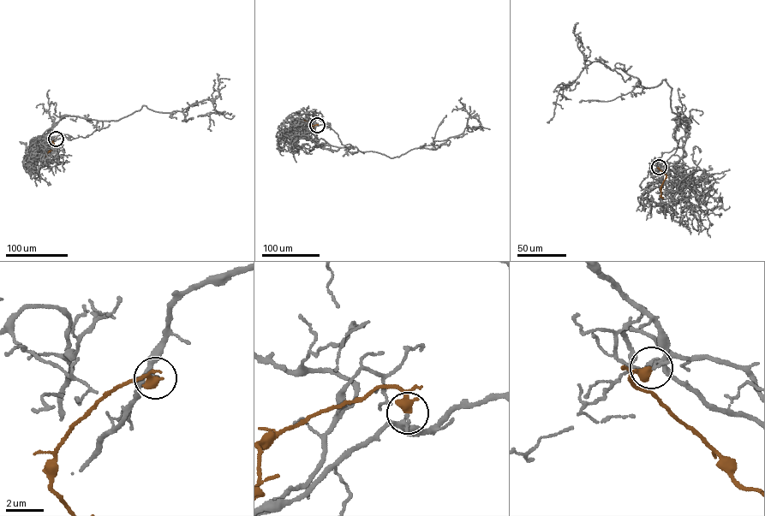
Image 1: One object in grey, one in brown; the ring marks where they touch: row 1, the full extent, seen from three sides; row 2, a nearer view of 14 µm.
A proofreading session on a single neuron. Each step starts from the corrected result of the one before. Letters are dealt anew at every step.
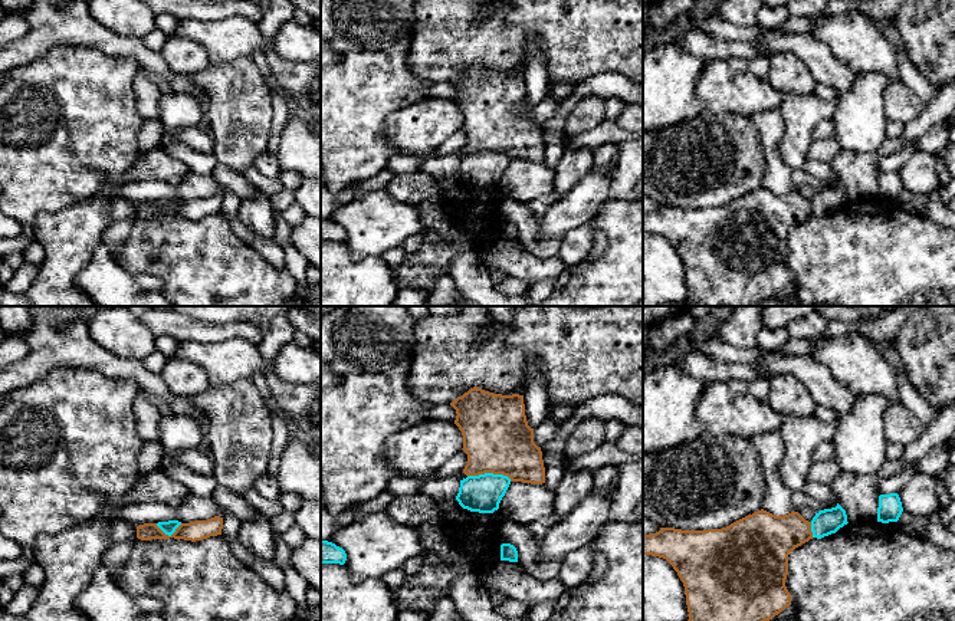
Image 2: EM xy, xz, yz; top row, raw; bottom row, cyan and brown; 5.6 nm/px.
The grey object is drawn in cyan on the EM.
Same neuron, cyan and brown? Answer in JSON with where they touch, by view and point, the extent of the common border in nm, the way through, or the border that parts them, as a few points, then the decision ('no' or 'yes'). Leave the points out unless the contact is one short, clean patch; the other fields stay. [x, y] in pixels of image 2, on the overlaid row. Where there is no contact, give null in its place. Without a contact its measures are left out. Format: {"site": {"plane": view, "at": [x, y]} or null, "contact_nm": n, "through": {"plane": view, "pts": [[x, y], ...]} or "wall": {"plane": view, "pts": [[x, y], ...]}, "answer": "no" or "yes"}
{"site": {"plane": "xz", "at": [489, 473]}, "contact_nm": 260, "wall": {"plane": "xz", "pts": [[468, 475], [502, 473], [511, 480]]}, "answer": "no"}

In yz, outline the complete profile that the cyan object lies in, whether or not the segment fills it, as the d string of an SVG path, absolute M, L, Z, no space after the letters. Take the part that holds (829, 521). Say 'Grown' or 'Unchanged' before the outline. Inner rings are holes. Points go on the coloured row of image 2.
Unchanged. M837 503L836 507L824 509L815 513L811 520L813 538L821 539L836 533L840 528L847 525L846 510Z

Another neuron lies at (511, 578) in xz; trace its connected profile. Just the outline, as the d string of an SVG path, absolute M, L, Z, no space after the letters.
M501 561L482 566L478 572L479 584L488 591L501 591L515 601L535 607L557 601L567 586L552 578L538 581L531 576L519 562Z

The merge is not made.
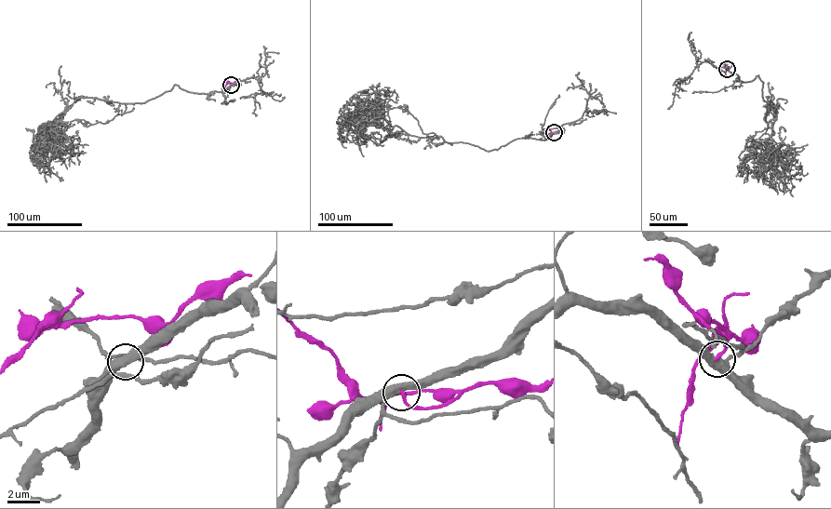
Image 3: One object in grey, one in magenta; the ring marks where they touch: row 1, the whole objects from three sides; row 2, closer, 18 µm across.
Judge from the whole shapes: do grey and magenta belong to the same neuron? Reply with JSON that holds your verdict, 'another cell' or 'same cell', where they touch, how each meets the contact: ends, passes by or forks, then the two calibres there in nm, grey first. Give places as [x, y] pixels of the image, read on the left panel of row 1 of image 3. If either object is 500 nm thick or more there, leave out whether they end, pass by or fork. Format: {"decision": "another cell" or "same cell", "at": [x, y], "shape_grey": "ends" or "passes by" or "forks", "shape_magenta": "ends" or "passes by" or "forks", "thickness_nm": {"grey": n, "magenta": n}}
{"decision": "another cell", "at": [231, 85], "shape_grey": "forks", "shape_magenta": "ends", "thickness_nm": {"grey": 420, "magenta": 200}}

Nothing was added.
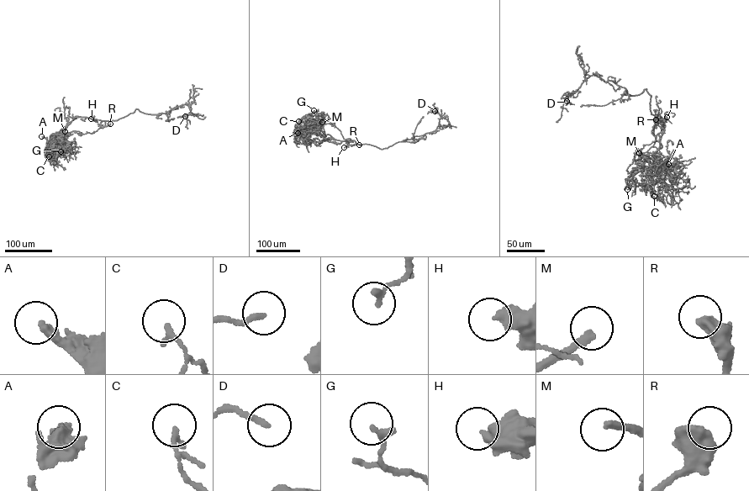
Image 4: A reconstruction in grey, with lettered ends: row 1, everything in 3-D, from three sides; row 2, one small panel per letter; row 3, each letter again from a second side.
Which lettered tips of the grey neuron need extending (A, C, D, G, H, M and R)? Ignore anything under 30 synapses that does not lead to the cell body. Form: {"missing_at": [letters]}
{"missing_at": ["A", "M"]}

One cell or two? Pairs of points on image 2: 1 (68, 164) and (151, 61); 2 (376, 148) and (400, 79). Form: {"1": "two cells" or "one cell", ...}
{"1": "two cells", "2": "one cell"}

